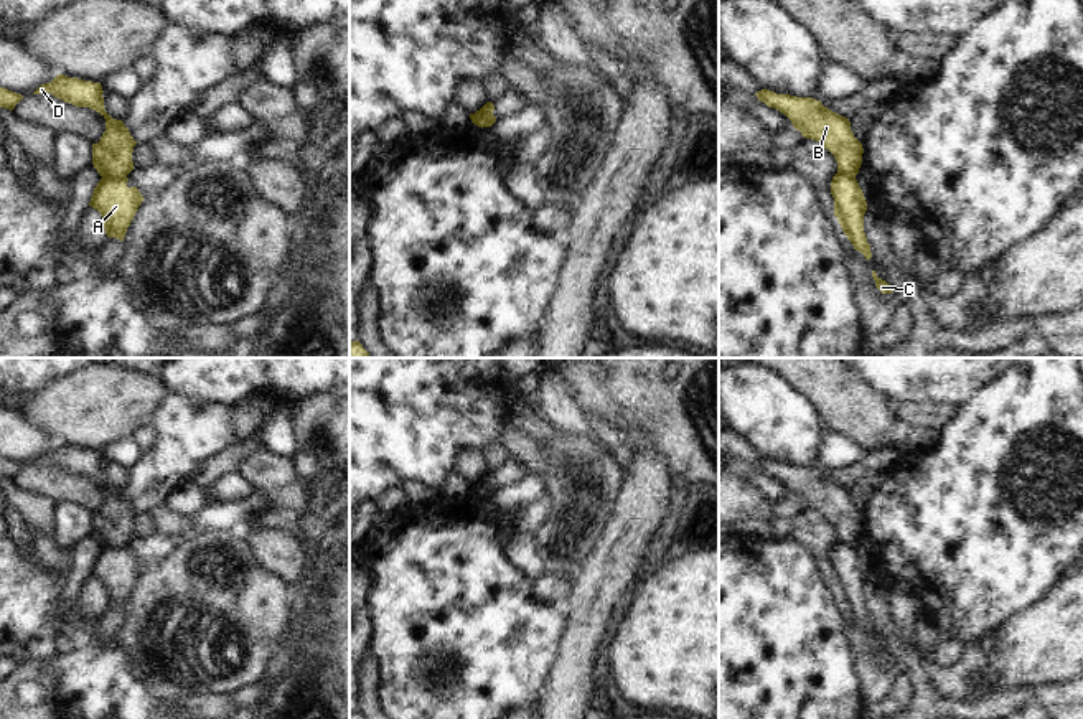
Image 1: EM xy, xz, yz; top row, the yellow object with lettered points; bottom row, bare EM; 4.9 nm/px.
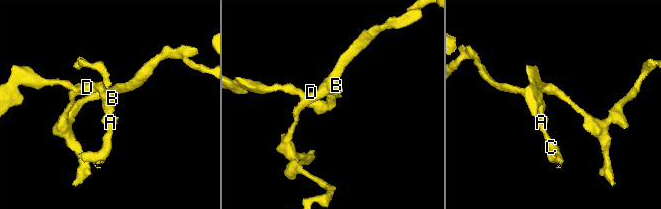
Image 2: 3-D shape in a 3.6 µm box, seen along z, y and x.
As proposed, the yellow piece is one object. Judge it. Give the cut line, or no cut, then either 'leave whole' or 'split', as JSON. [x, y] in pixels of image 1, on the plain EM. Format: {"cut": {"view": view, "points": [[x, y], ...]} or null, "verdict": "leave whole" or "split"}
{"cut": {"view": "xy", "points": [[103, 545], [126, 546]]}, "verdict": "split"}

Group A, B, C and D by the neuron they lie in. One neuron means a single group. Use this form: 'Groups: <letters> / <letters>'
Groups: A C / B D

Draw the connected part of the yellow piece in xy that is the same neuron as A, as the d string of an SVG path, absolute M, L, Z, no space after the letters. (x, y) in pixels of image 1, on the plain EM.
M102 546L94 557L89 576L97 579L104 587L104 599L107 607L124 610L127 597L130 595L143 566L137 556L127 556L129 547Z

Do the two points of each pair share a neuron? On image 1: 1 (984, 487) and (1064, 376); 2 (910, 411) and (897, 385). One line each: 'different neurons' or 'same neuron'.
1: same neuron
2: different neurons

